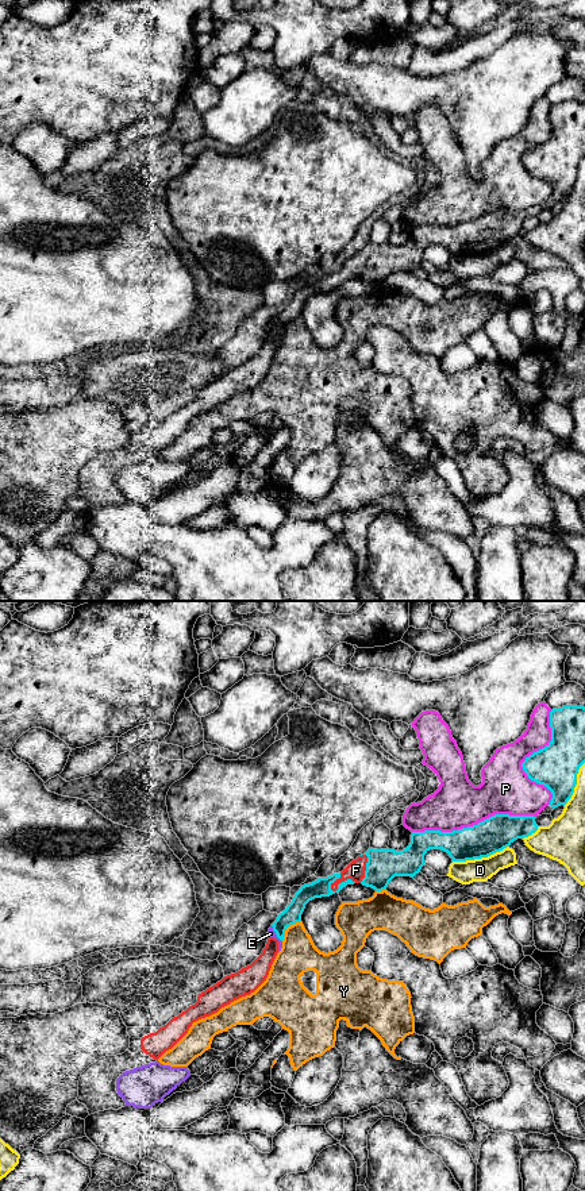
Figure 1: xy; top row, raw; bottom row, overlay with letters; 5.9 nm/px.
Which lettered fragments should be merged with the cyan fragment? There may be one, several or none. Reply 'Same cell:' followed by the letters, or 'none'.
Same cell: F

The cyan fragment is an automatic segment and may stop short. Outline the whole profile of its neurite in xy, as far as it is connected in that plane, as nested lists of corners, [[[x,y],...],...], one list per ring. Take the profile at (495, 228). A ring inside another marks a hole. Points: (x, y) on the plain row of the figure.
[[[494,209],[477,220],[453,227],[412,227],[411,238],[403,246],[369,243],[342,267],[301,281],[272,319],[273,325],[284,336],[286,323],[301,316],[309,296],[339,288],[347,280],[362,278],[382,286],[395,271],[413,273],[424,261],[424,250],[430,244],[447,247],[453,257],[474,255],[500,247],[515,235],[528,232],[536,226],[534,211]]]

